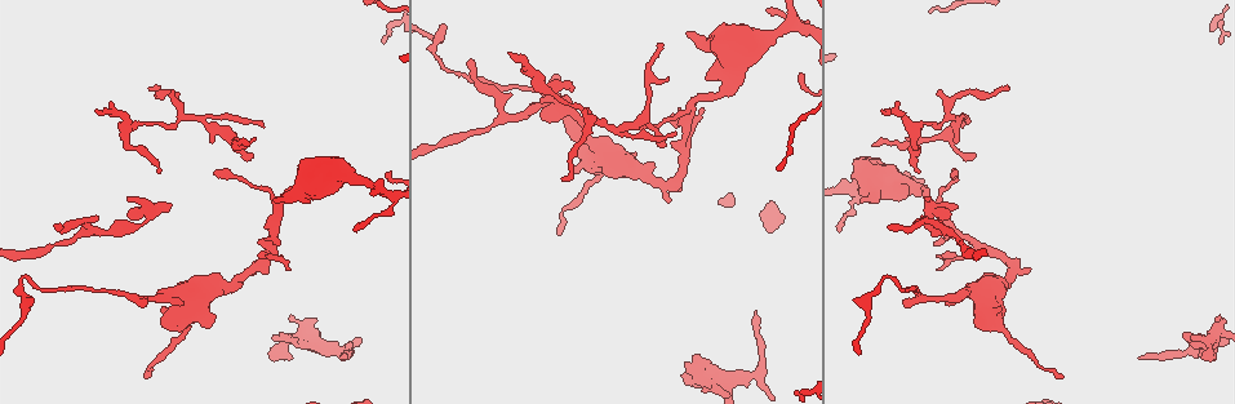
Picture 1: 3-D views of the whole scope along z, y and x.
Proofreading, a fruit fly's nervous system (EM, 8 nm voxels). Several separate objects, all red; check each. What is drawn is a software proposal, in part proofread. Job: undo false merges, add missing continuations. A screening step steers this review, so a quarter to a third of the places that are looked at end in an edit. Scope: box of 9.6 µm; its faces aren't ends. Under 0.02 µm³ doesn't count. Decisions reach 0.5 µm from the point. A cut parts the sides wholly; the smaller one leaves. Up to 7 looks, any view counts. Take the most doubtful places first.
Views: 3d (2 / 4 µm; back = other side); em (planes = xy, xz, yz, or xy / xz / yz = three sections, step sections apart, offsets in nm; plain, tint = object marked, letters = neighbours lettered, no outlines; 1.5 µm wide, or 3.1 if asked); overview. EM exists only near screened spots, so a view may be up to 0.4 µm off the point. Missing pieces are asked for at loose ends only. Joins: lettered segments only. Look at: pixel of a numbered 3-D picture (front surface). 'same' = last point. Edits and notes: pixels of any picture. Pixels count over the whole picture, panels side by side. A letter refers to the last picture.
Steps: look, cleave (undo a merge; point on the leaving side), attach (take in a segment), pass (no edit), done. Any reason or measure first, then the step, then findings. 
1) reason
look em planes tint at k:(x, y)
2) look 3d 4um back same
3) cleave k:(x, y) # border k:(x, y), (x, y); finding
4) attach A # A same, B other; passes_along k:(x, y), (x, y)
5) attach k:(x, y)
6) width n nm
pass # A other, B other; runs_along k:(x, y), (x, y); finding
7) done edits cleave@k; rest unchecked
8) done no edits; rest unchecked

tapers out
look 3d 4um at 1:(756, 312)

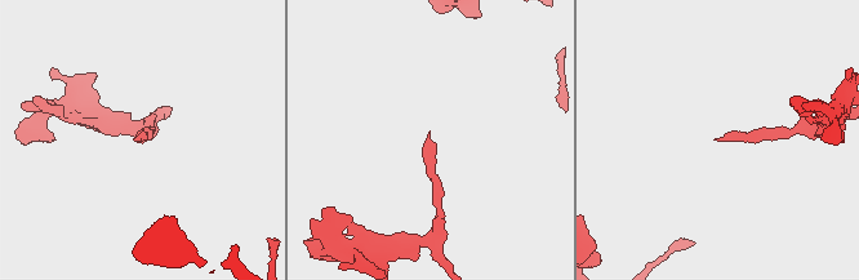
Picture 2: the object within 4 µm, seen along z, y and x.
need the tissue
look em xz step 8 letters at 2:(428, 133)

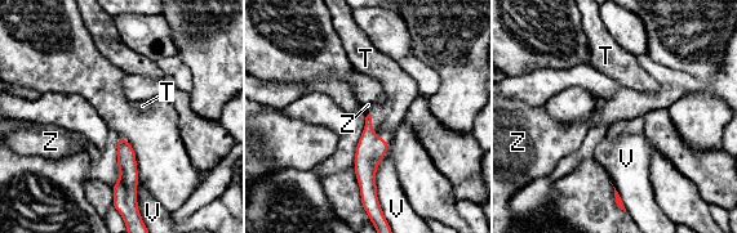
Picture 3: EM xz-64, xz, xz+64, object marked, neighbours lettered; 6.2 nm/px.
attach T # T same, V other, Z other; passes_along 3:(371, 149), (372, 129), (383, 121); the cell continues

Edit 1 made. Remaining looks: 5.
an open end
look em planes plain at 1:(999, 309)

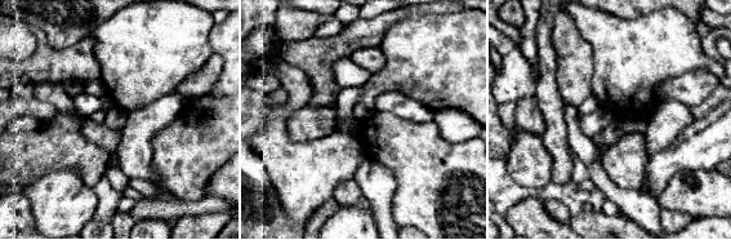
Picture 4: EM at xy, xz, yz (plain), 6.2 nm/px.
see the neighbours
look em planes letters same

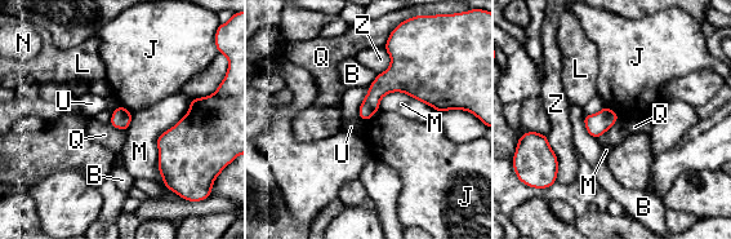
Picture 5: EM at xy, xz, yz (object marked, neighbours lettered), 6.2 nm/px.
pass # B other, J other, L other, M other, N other, Q other, U other, Z other; border 5:(605, 105), (619, 116); none of them fits

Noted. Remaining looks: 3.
look overview

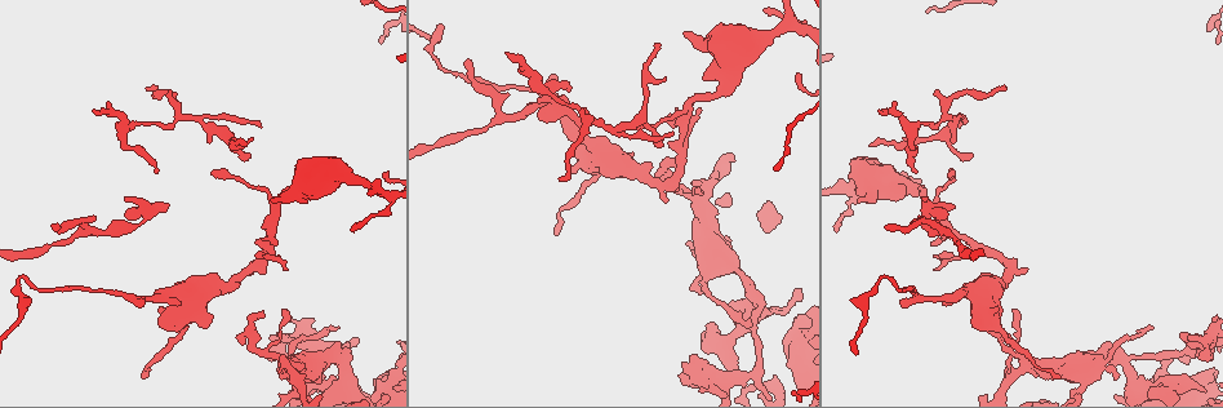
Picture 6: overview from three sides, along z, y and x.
thin end
look 3d 2um at 6:(471, 59)

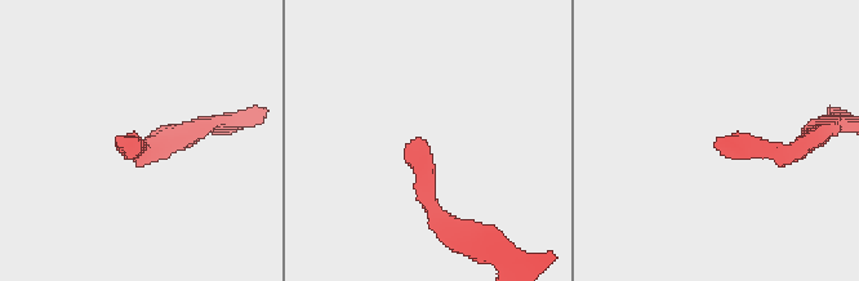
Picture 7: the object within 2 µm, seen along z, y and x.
now the EM
look em planes letters at 7:(426, 139)

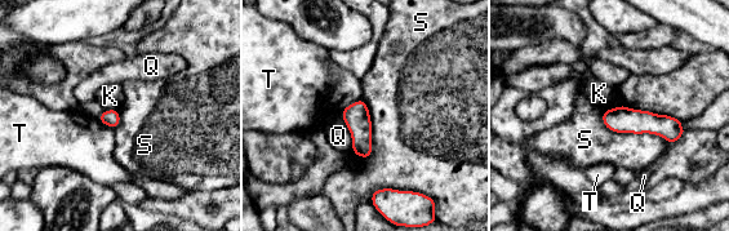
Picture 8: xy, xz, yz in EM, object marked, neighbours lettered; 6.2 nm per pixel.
pass # K other, Q other, S other, T other; border 8:(601, 114), (612, 130), (670, 143); none of them fits

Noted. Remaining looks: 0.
done edits attach@3; rest unchecked

